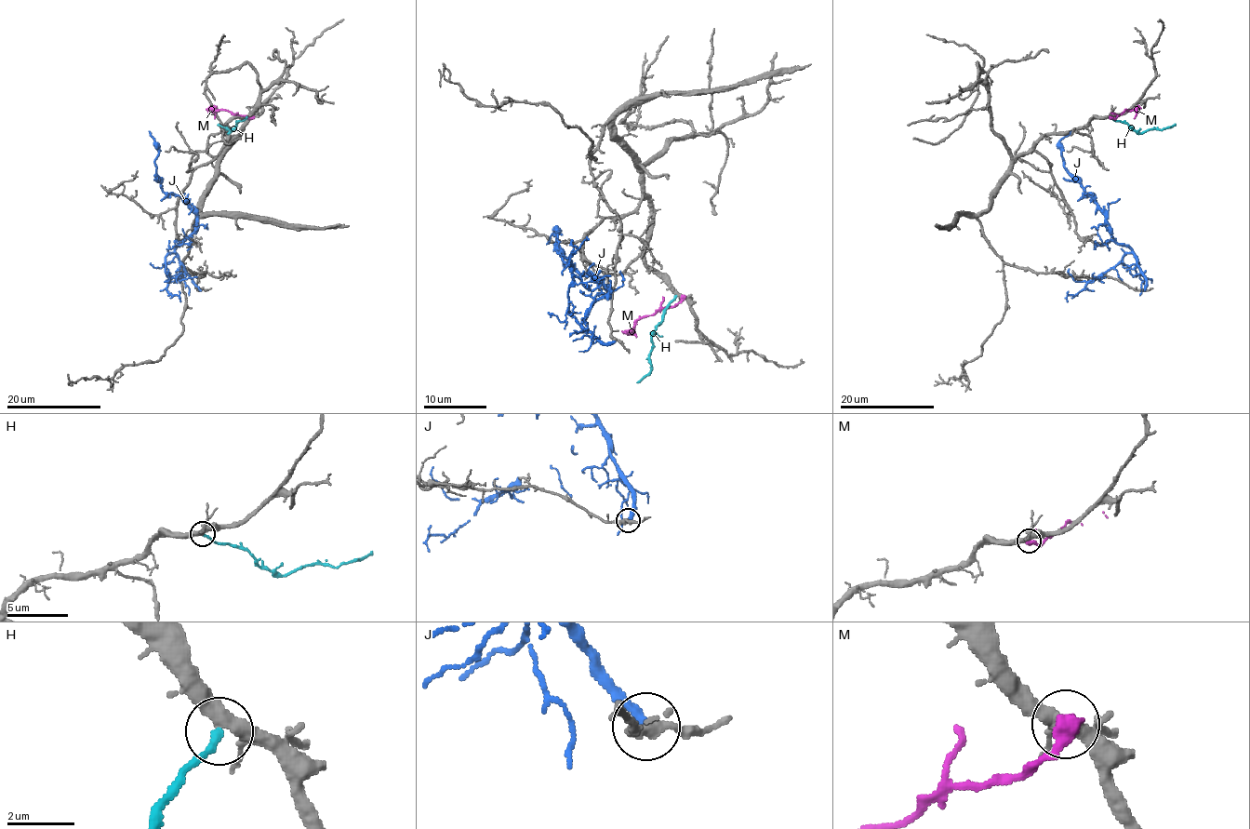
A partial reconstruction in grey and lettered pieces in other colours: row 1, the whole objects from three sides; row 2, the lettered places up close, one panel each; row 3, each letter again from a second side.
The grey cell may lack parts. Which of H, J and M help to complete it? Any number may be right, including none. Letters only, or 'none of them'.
H

